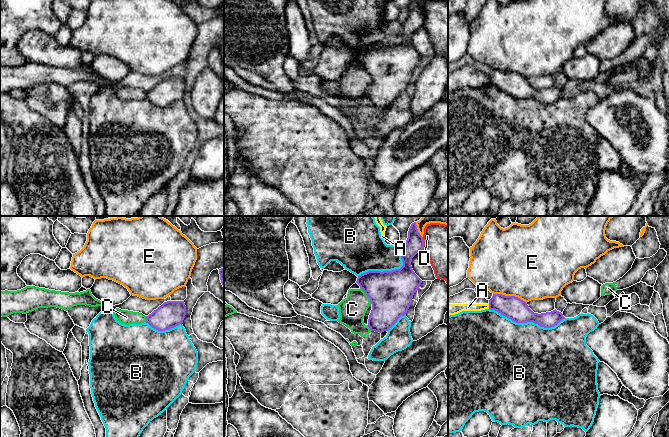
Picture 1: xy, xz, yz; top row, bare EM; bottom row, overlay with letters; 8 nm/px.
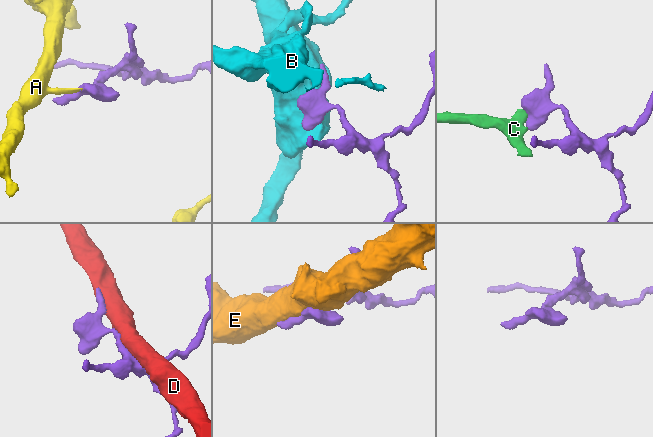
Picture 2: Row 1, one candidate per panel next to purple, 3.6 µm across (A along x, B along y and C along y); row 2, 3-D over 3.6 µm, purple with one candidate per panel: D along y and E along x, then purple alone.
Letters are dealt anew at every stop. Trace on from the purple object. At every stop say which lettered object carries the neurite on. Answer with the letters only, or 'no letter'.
no letter

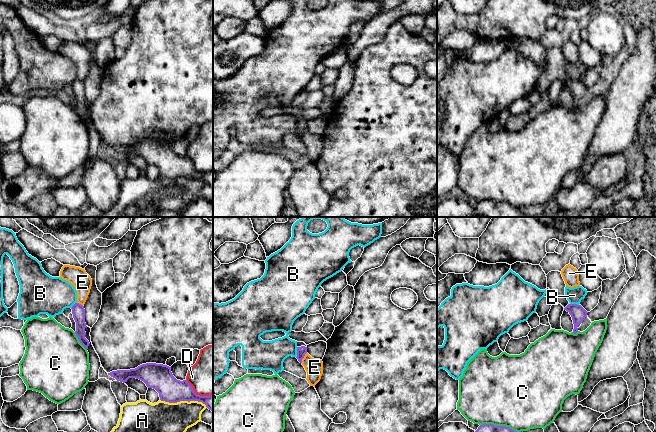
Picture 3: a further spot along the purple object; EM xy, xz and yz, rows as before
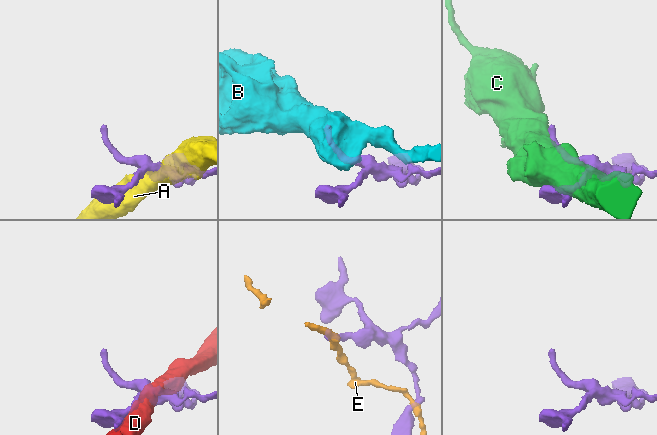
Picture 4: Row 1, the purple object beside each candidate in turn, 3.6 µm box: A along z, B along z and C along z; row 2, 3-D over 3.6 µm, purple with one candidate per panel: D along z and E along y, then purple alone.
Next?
no letter

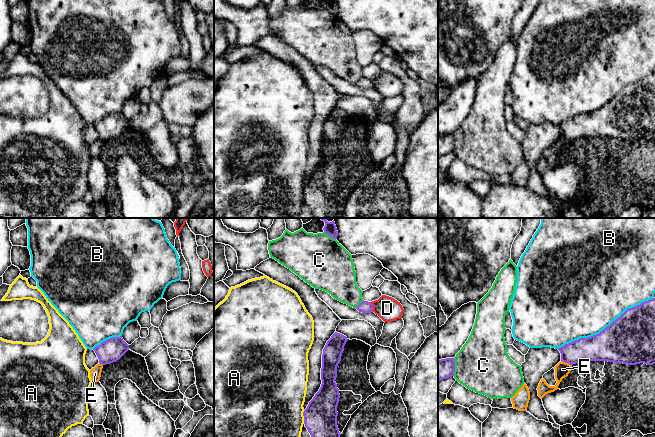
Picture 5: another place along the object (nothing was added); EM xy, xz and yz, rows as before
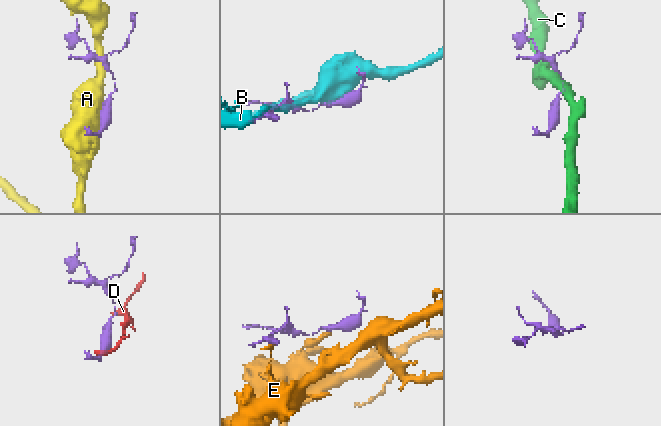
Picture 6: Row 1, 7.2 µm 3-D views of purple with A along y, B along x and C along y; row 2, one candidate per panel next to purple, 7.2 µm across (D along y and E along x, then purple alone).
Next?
no letter

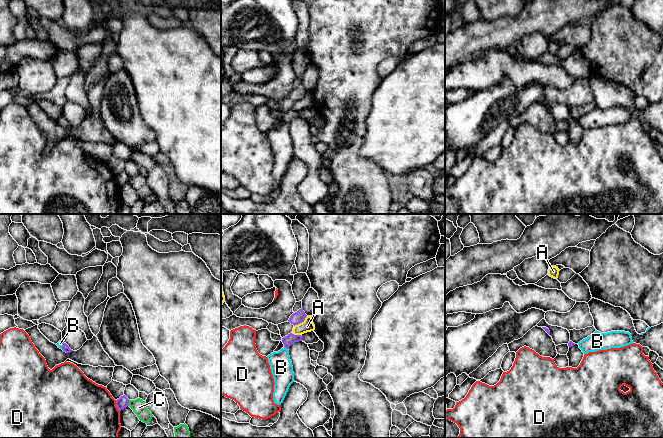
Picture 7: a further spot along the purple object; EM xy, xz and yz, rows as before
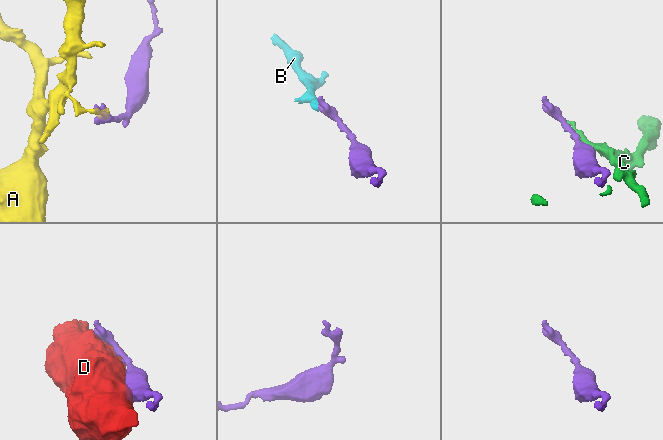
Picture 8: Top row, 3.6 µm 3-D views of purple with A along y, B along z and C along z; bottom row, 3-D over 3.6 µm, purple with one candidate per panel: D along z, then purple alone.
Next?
B

